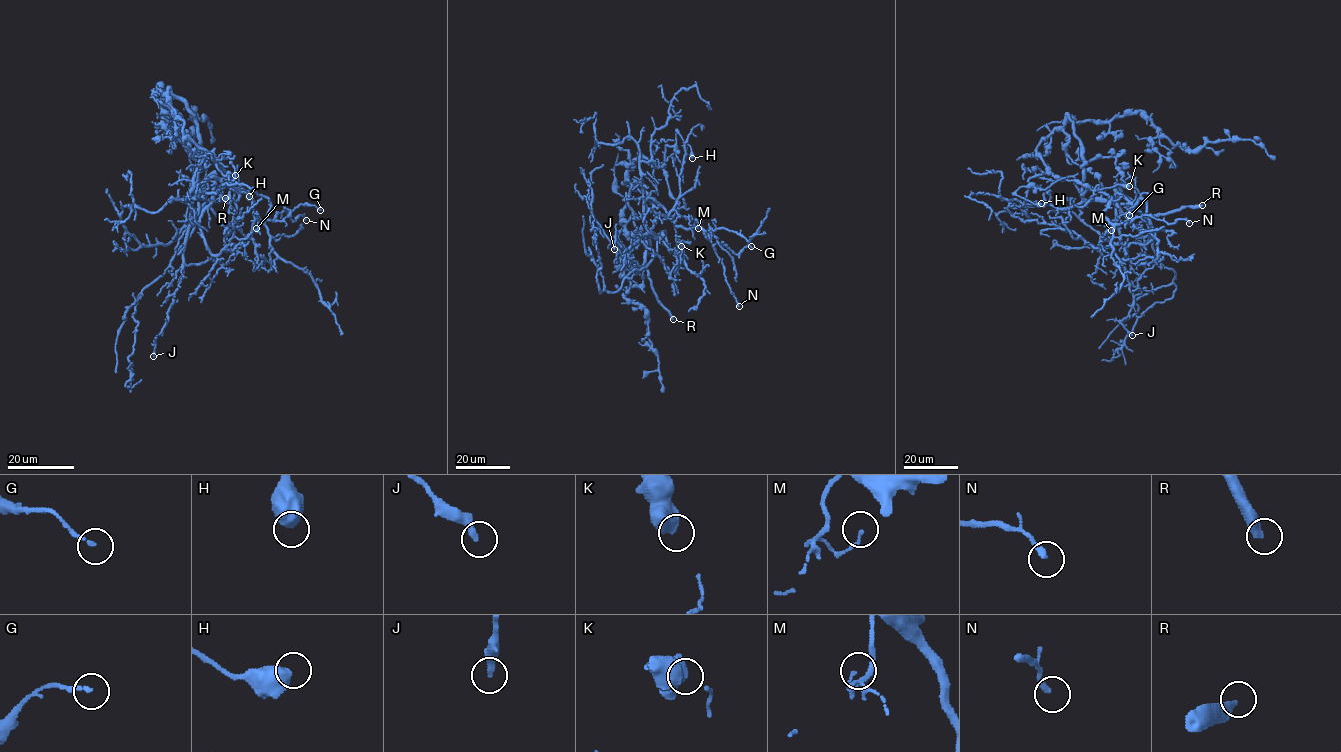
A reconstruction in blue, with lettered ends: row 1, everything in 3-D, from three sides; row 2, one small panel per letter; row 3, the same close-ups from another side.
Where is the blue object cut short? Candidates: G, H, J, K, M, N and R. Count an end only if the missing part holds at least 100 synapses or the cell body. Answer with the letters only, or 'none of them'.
R

